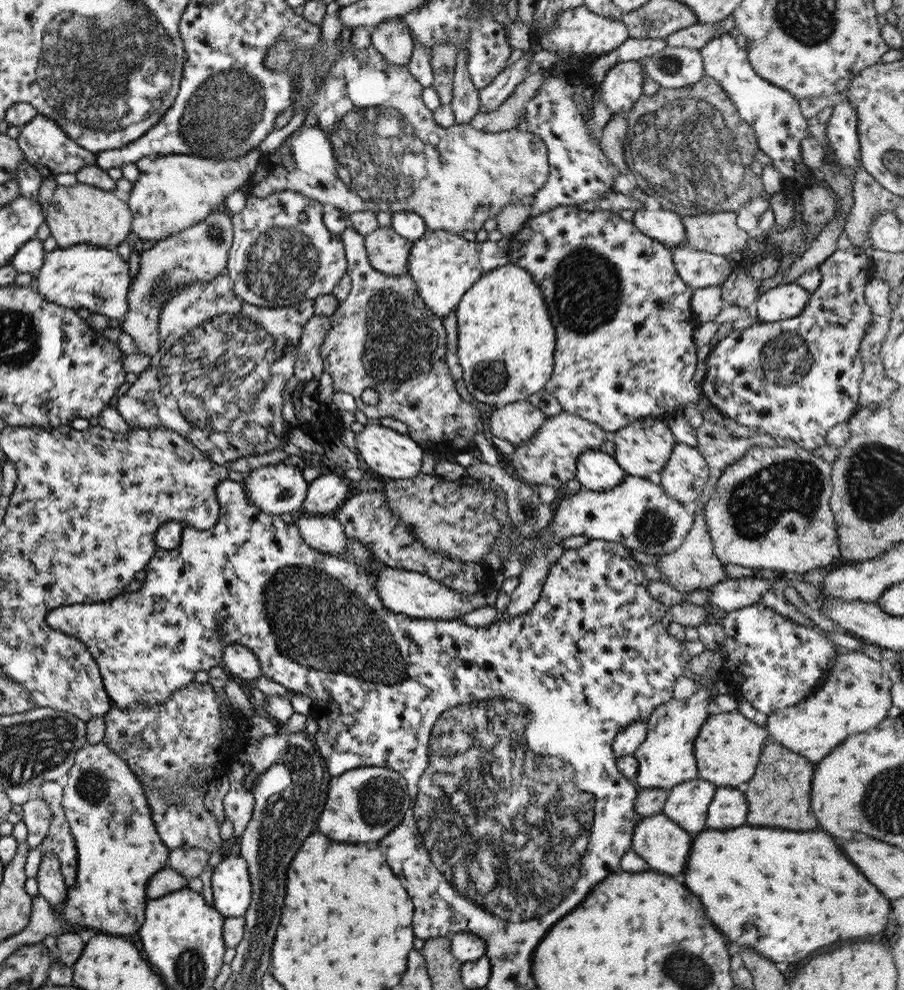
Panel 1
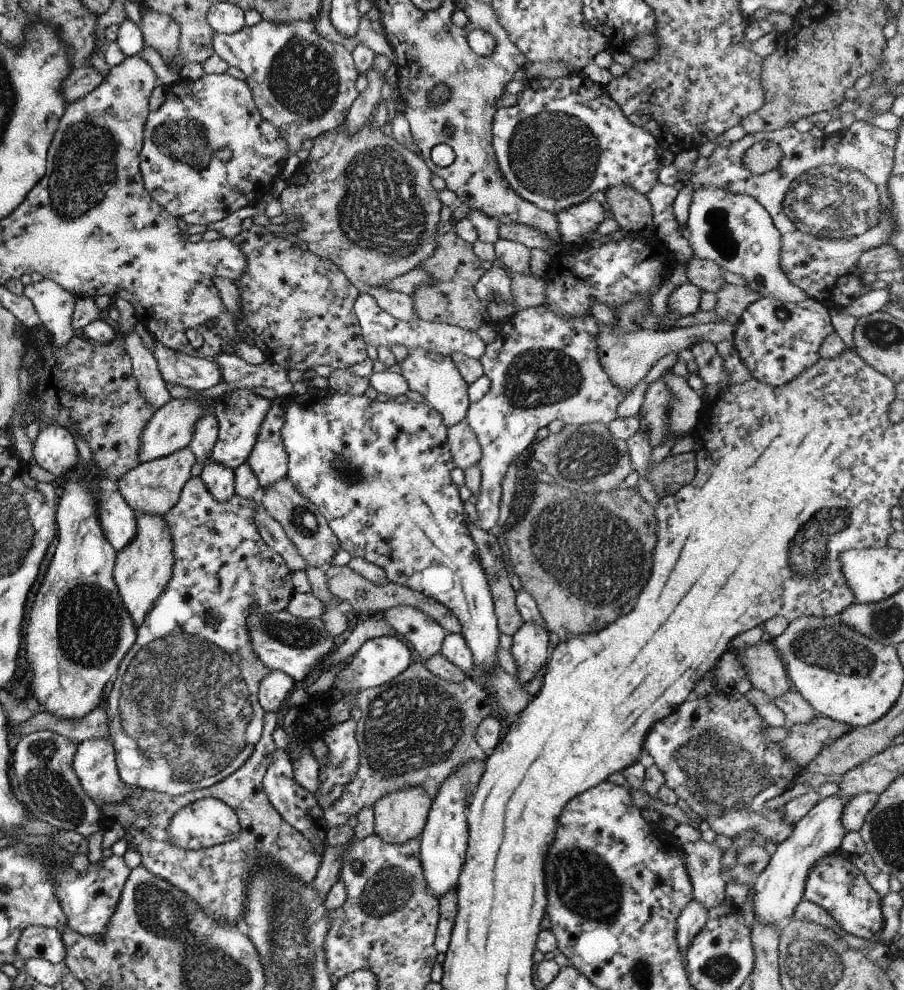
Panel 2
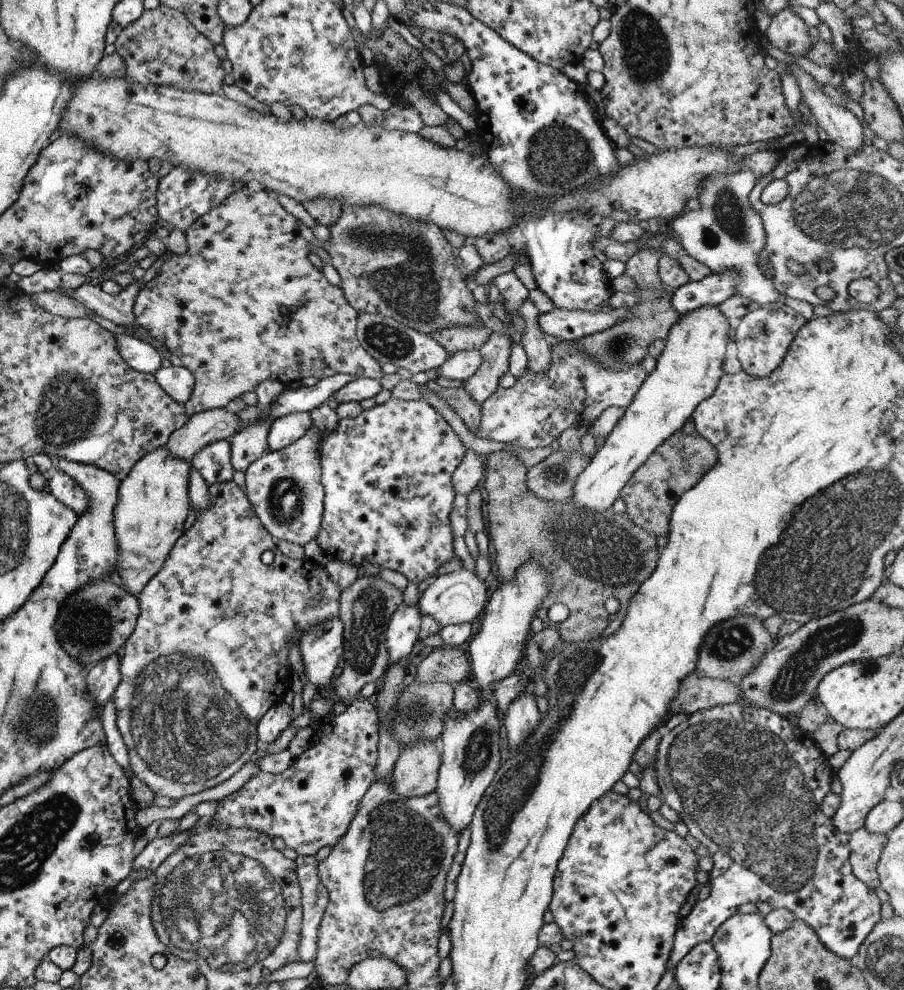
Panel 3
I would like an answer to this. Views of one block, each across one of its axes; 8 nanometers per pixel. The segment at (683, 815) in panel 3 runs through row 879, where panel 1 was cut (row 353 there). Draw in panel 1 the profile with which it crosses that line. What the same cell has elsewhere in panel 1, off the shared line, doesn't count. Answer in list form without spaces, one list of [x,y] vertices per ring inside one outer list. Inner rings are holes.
[[[848,245],[838,246],[823,260],[818,270],[821,276],[819,288],[810,294],[806,306],[801,310],[799,315],[775,322],[753,323],[746,330],[732,331],[730,334],[727,334],[723,340],[719,340],[708,352],[704,360],[706,372],[699,379],[699,390],[709,400],[709,404],[725,420],[734,420],[737,424],[747,426],[747,428],[757,428],[757,430],[765,432],[766,435],[770,434],[771,437],[778,436],[782,439],[792,439],[799,447],[810,450],[824,444],[825,434],[829,428],[839,423],[848,422],[859,409],[859,381],[861,373],[863,373],[863,366],[861,366],[861,360],[859,360],[861,356],[859,356],[858,345],[867,325],[872,321],[868,305],[865,303],[863,297],[864,285],[871,279],[873,270],[872,262],[859,247]]]

